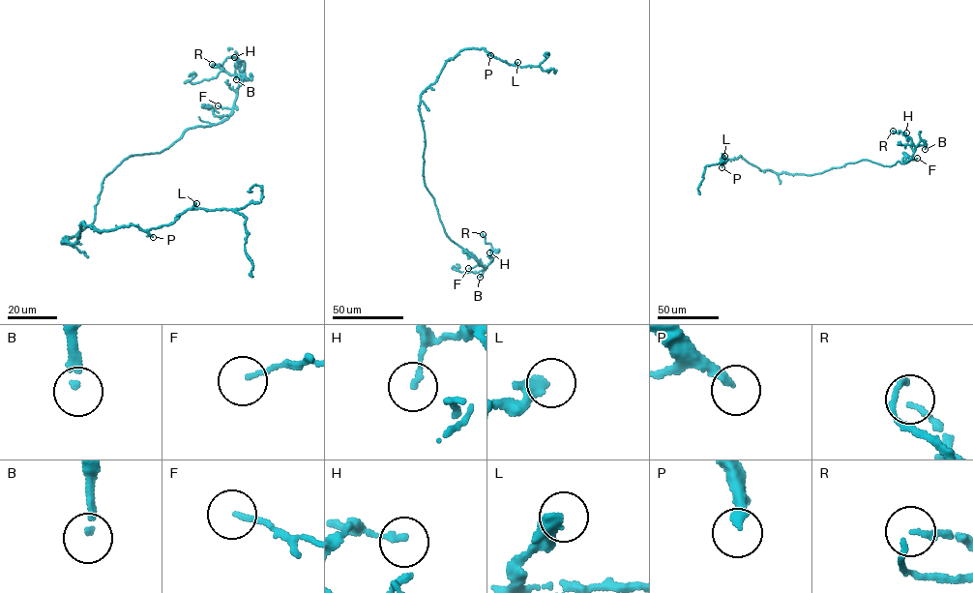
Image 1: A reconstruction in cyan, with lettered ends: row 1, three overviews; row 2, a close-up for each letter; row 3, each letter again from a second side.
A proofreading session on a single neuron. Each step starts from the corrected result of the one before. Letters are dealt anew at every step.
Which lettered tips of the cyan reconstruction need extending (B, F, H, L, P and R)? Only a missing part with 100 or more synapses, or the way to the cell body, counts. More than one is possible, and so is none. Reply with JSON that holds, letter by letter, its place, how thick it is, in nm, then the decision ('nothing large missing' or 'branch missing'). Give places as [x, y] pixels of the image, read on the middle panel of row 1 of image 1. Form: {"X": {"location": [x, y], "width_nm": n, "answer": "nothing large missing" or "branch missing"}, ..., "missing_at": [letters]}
{"B": {"location": [480, 277], "width_nm": 180, "answer": "branch missing"}, "F": {"location": [468, 268], "width_nm": 130, "answer": "nothing large missing"}, "H": {"location": [489, 252], "width_nm": 160, "answer": "nothing large missing"}, "L": {"location": [517, 62], "width_nm": 380, "answer": "nothing large missing"}, "P": {"location": [490, 55], "width_nm": 280, "answer": "branch missing"}, "R": {"location": [483, 234], "width_nm": 150, "answer": "nothing large missing"}, "missing_at": ["B", "P"]}

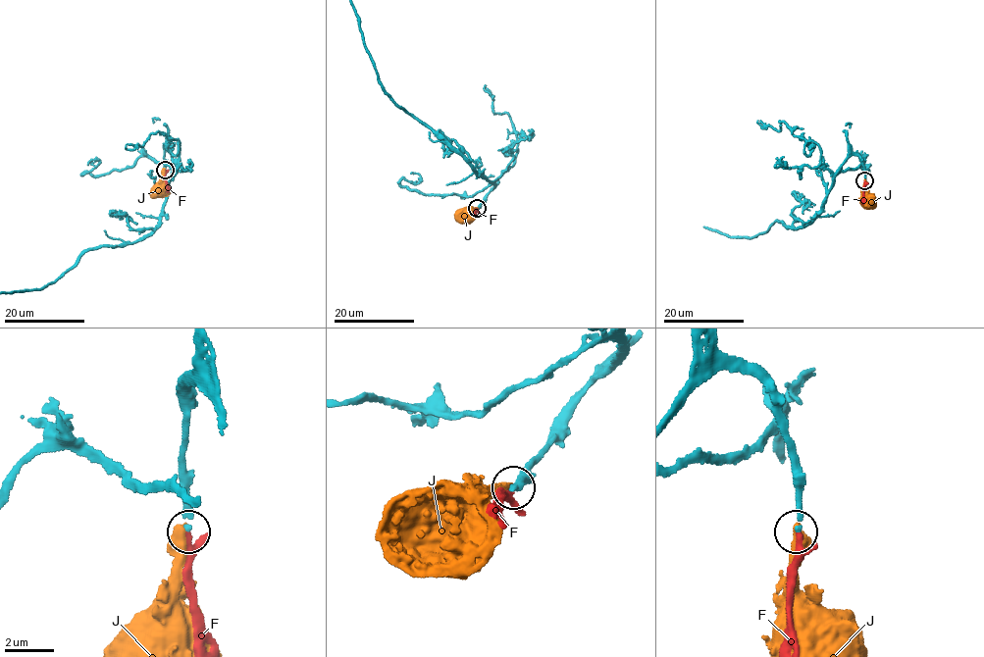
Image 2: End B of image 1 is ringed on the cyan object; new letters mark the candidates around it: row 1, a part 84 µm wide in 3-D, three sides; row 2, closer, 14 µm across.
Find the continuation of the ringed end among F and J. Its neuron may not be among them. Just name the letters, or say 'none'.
F

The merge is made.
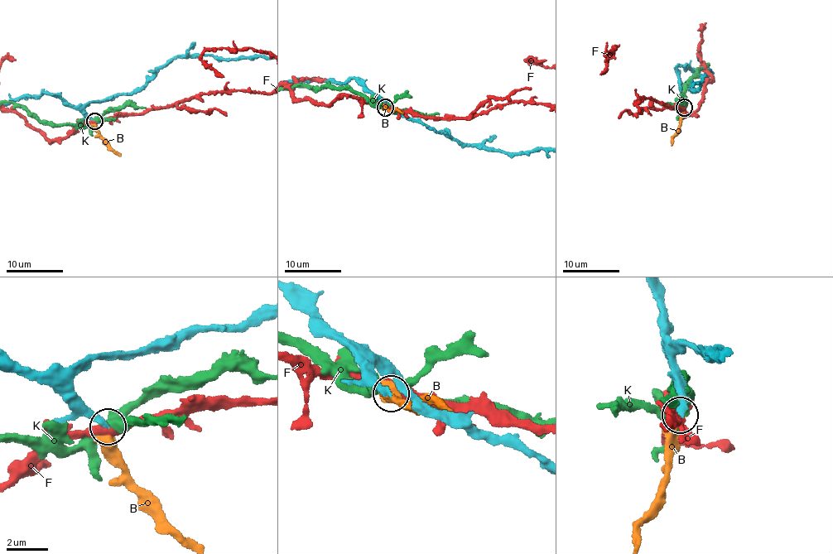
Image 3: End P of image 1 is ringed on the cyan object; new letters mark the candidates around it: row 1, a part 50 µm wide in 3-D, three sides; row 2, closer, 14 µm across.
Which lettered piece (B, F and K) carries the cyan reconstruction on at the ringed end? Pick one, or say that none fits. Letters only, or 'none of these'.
B

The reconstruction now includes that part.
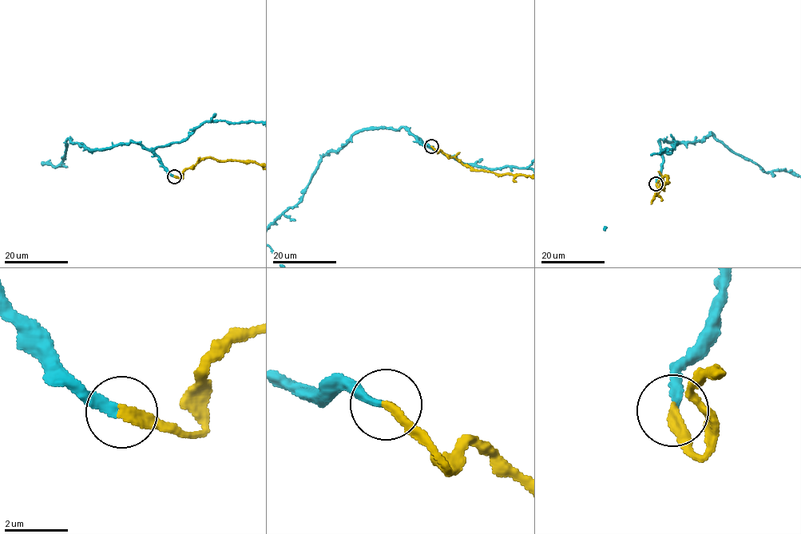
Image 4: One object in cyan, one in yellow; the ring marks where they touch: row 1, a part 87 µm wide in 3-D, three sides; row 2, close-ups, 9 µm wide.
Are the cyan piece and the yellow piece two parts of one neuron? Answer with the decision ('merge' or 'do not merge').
merge

